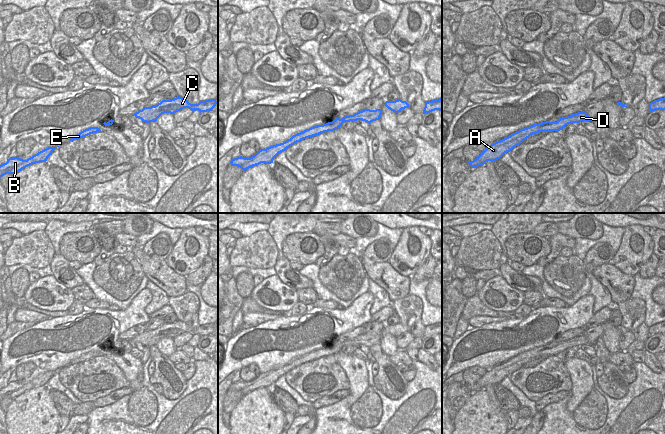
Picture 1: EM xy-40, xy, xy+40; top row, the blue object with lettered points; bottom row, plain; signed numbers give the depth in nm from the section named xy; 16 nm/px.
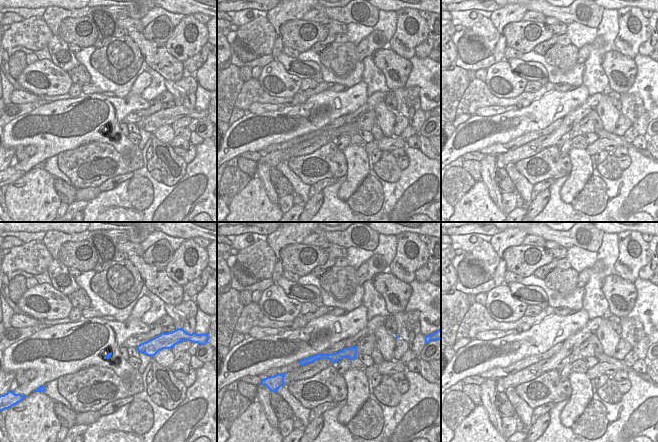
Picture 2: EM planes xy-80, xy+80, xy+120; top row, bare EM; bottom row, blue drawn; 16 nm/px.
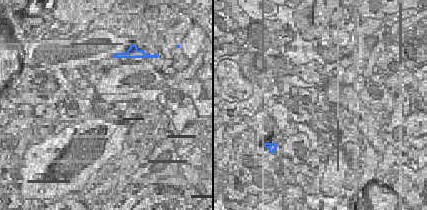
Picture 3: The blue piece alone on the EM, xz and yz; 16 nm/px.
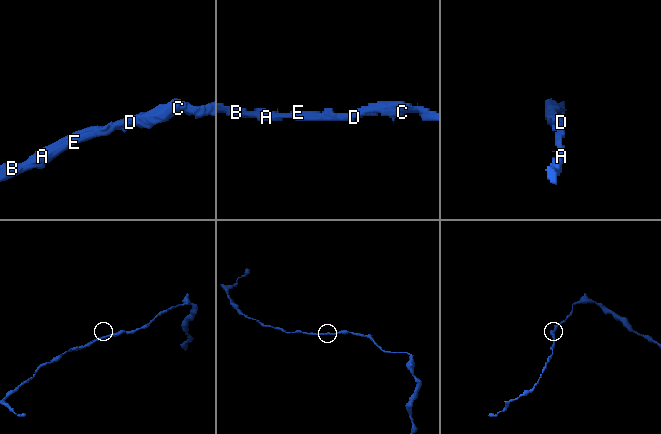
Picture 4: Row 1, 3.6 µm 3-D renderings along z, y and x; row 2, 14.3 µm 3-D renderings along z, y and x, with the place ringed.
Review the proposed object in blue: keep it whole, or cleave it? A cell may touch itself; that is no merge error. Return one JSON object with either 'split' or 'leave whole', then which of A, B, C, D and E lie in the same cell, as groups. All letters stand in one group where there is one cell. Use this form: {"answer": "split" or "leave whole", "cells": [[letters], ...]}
{"answer": "leave whole", "cells": [["A", "B", "C", "D", "E"]]}

